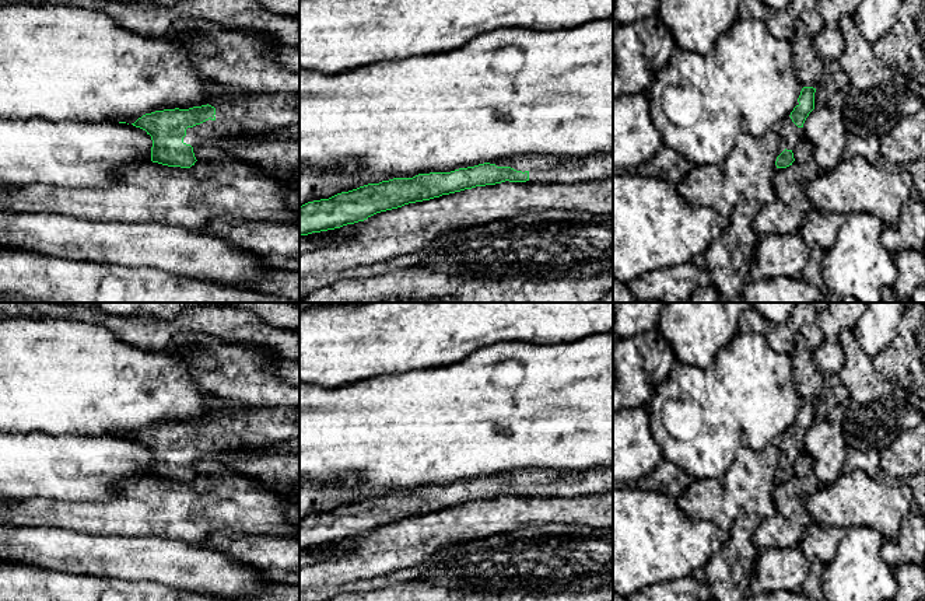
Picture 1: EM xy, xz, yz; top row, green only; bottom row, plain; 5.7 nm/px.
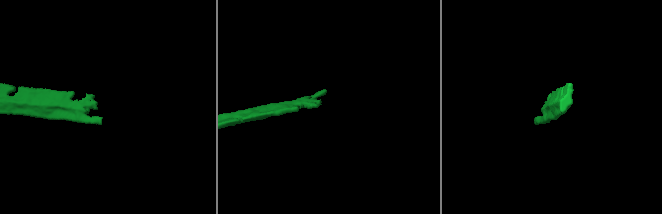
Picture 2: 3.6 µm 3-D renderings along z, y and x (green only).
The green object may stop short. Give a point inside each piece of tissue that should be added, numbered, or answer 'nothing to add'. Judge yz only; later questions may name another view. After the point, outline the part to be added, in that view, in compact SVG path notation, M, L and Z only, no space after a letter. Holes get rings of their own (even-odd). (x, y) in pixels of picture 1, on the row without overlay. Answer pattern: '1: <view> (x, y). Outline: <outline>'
1: yz (791, 448). Outline: M791 430L785 431L777 441L778 450L781 451L786 464L793 464L796 458L805 453L803 441L798 441Z

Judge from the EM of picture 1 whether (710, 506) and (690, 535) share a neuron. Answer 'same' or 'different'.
different

